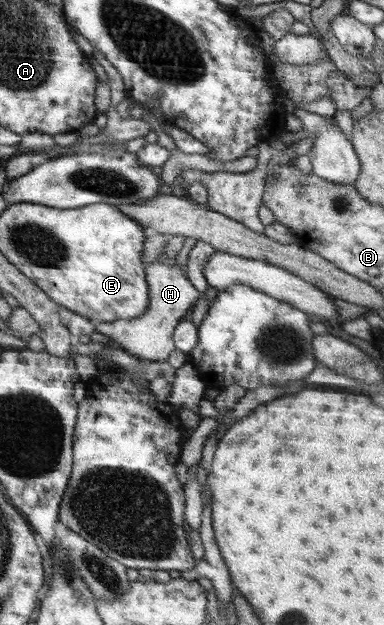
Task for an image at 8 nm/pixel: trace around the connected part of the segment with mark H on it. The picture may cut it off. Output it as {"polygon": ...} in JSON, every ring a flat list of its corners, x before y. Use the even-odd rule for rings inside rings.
{"polygon":[[161,248,159,258,153,260,147,269,147,283,149,285,149,308,137,319,119,319,113,322,95,323,95,331,107,335,110,344,120,347,140,360,167,361,169,353,175,351,173,345,173,331,181,319,189,313,189,309,195,305,199,297,204,298,203,293,191,285,192,281,174,262,169,266,163,262,165,249]]}

